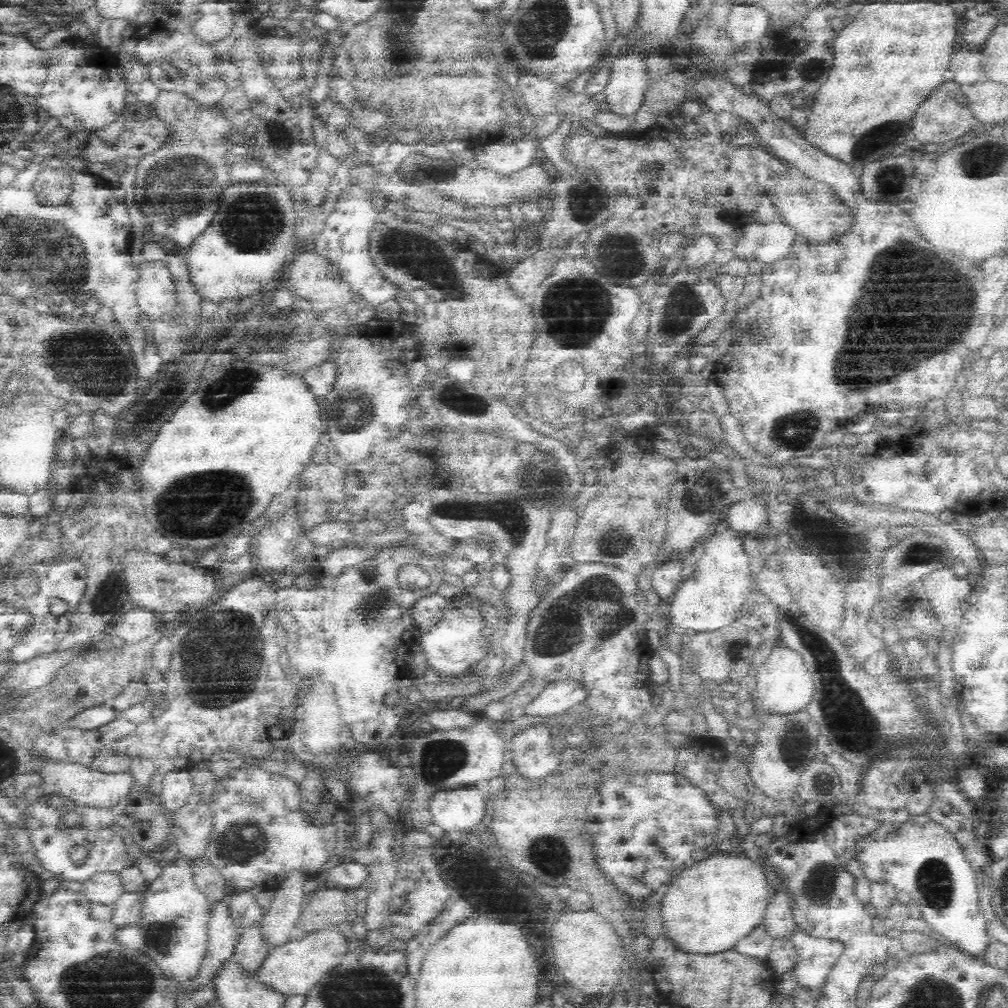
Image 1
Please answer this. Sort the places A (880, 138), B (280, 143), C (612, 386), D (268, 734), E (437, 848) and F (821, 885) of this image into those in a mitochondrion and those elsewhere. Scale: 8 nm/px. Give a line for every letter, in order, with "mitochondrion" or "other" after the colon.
A: mitochondrion
B: mitochondrion
C: other
D: other
E: other
F: mitochondrion

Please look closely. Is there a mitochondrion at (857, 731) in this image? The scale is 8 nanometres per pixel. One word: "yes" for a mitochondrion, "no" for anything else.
yes

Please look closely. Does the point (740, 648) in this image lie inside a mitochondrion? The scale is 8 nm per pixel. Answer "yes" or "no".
yes

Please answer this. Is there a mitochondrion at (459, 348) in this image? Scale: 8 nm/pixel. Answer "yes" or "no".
no

